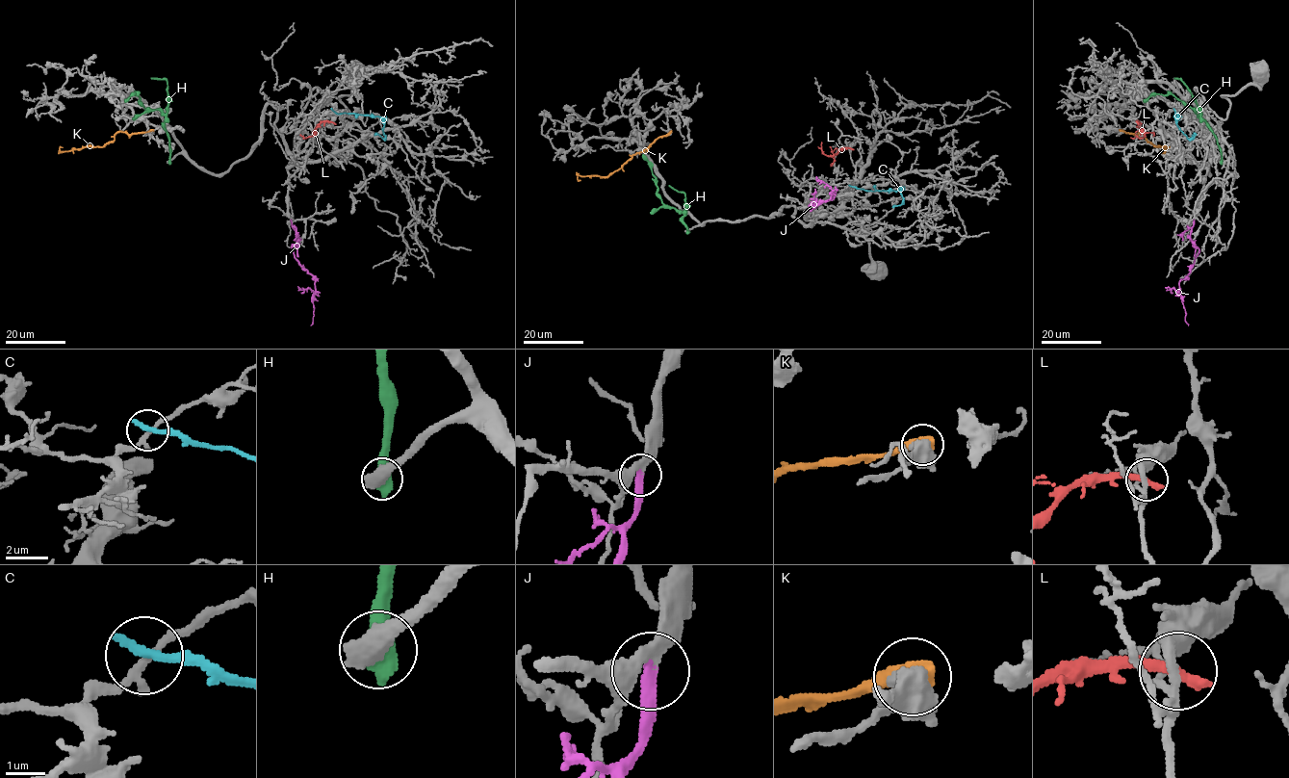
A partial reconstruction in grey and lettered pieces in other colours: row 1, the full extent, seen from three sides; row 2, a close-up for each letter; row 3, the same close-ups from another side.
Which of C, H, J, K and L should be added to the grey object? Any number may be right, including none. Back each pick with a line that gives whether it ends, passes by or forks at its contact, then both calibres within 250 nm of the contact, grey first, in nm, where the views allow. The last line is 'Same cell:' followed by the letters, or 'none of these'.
J: it ends there; 240 nm thick on the grey side, 300 nm on the other
Same cell: J

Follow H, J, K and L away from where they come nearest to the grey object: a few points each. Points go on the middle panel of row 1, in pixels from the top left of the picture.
H: (687, 232), (683, 221), (683, 213), (668, 208), (662, 202), (651, 164), (643, 154)
J: (809, 205), (815, 202), (811, 210), (828, 200), (833, 191), (828, 199)
K: (669, 132), (657, 137), (608, 176), (579, 175), (577, 179), (580, 180)
L: (851, 148), (826, 156), (822, 150), (822, 142)

